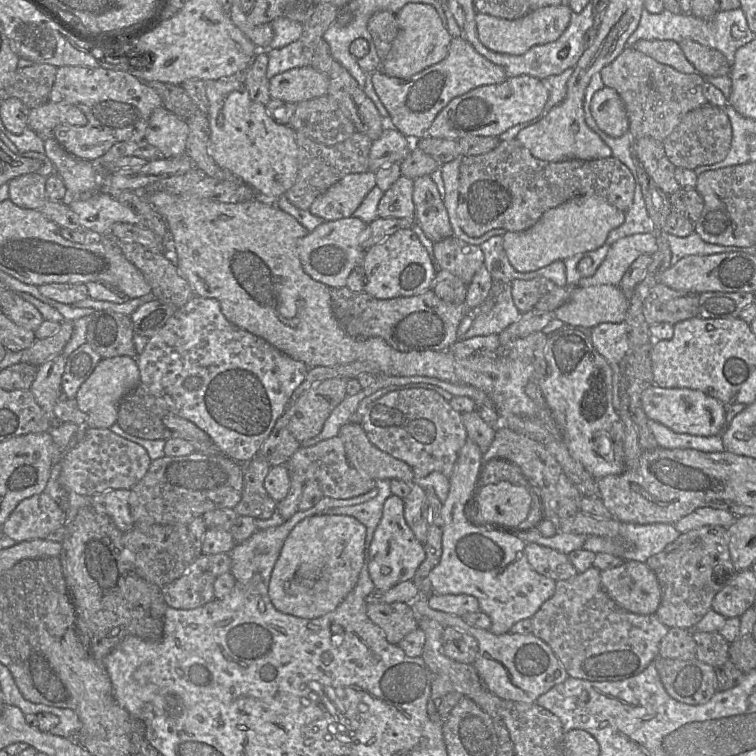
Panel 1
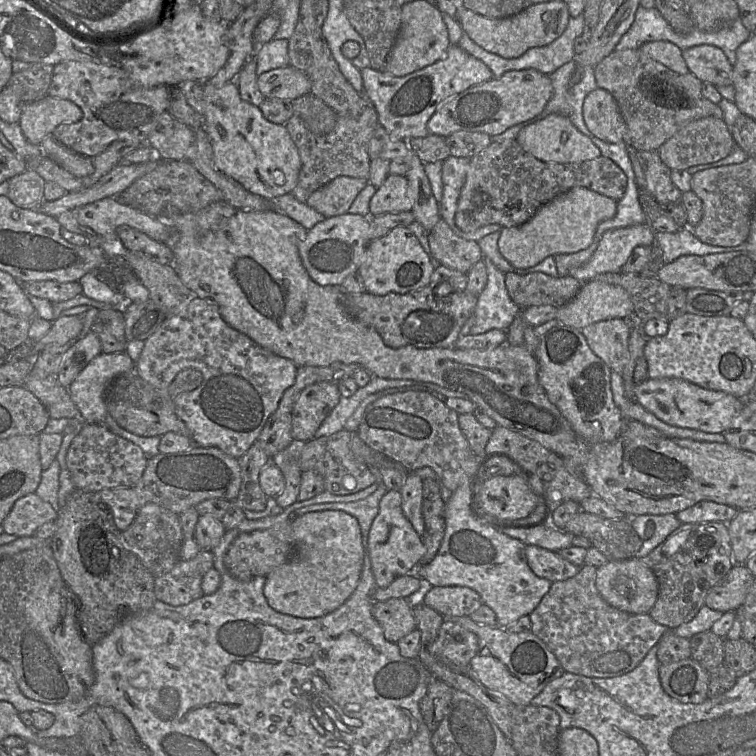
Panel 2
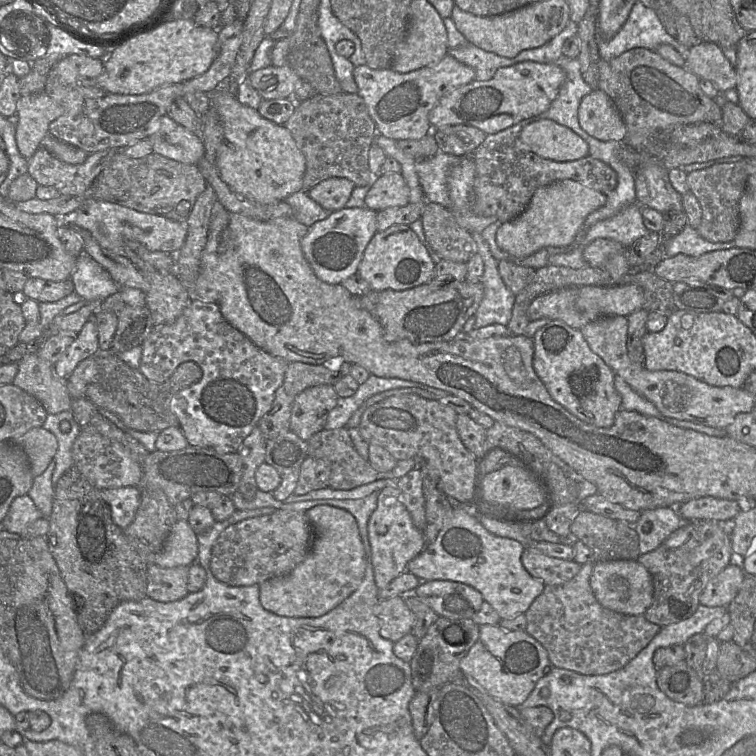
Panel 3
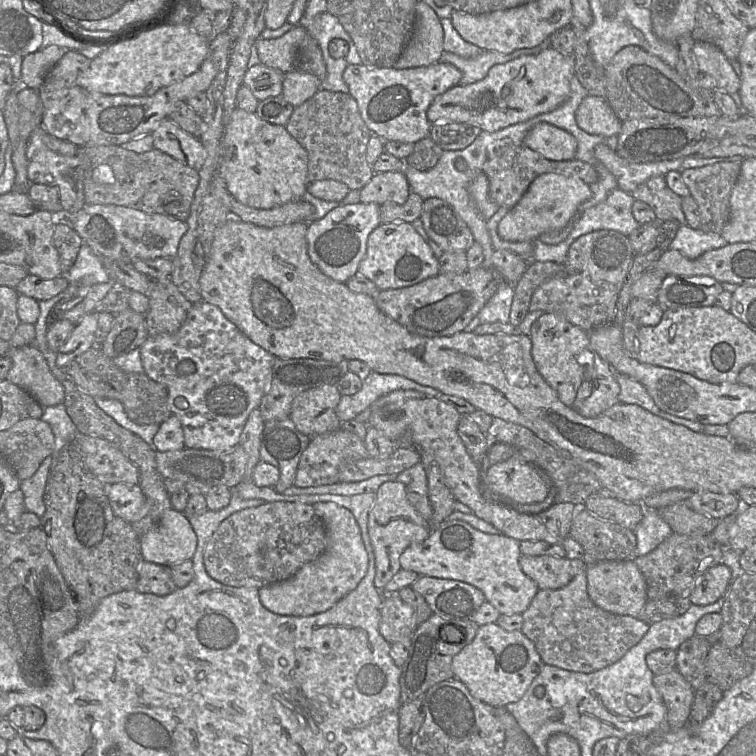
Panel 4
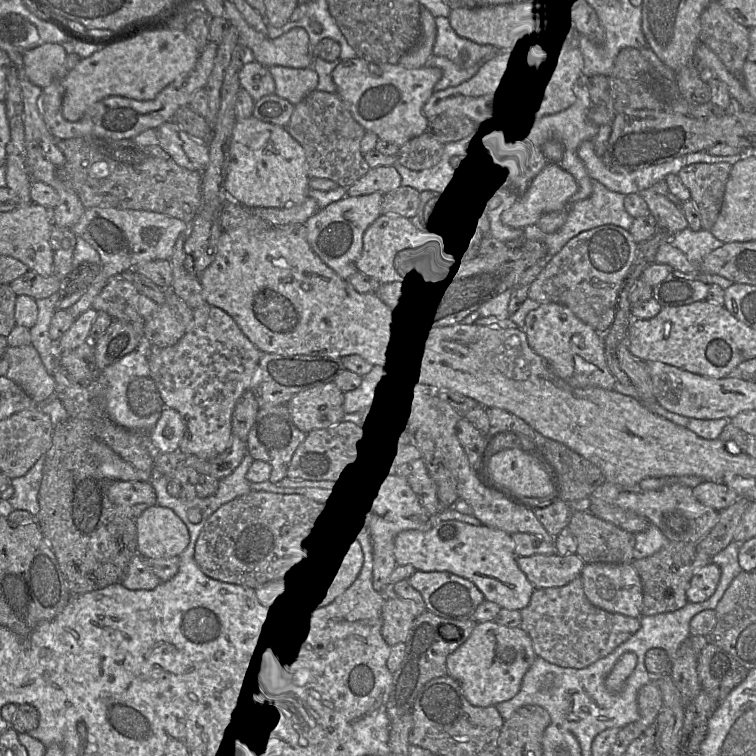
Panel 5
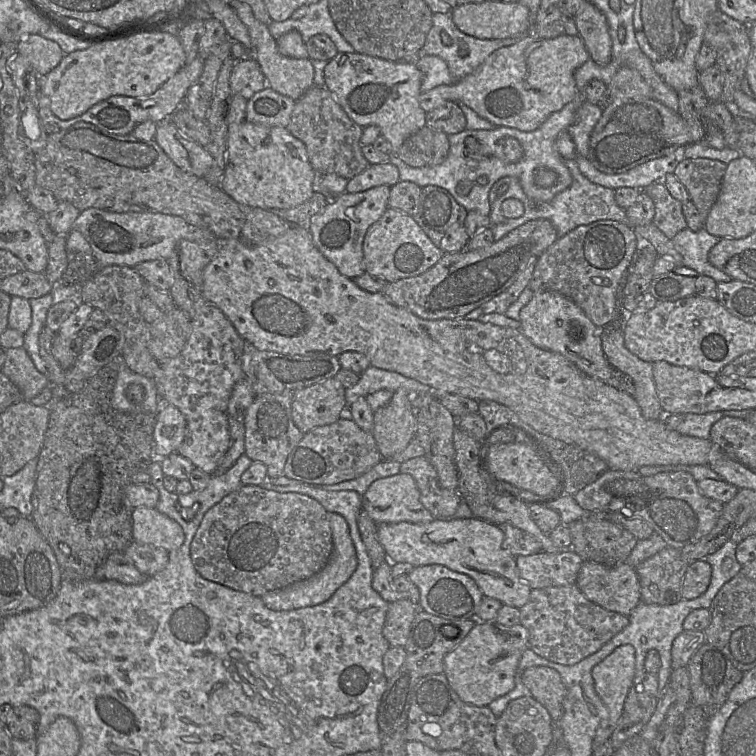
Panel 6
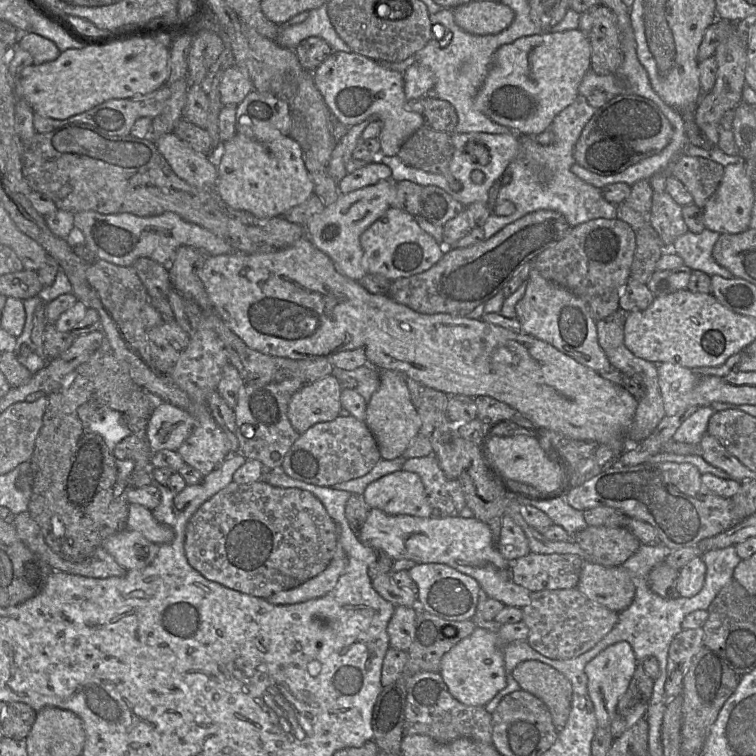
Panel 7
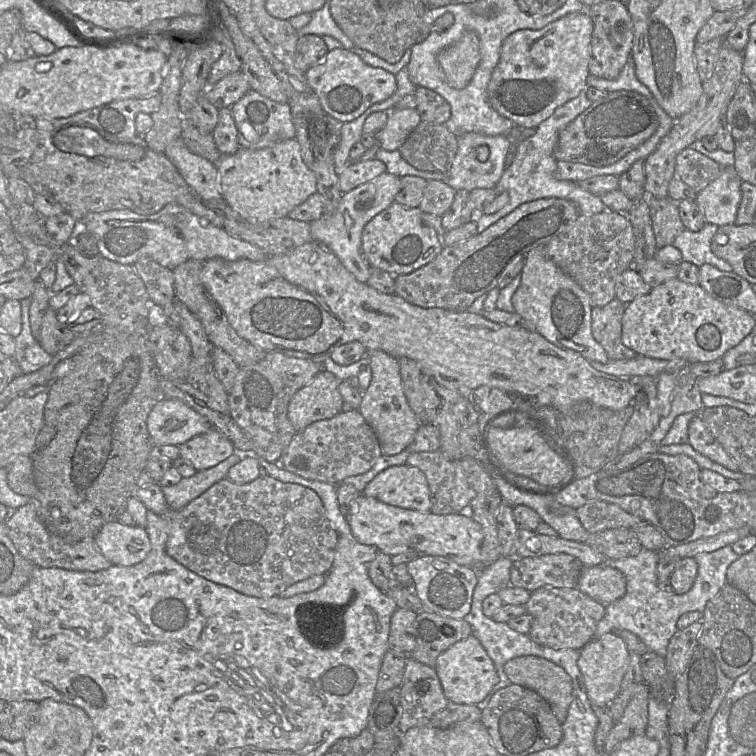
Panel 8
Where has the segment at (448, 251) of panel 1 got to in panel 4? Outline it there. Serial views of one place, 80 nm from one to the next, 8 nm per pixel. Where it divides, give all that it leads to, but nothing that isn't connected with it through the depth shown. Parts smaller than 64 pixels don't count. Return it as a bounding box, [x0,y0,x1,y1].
[423,198,475,252]

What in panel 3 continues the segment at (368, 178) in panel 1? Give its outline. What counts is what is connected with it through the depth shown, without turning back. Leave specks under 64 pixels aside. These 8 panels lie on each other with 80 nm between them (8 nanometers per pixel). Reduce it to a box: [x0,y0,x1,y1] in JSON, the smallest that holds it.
[308,178,356,212]

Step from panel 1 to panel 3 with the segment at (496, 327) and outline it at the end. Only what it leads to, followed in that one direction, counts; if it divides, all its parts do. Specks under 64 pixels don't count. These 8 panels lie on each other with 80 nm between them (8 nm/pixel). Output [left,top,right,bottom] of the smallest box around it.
[461,232,515,334]

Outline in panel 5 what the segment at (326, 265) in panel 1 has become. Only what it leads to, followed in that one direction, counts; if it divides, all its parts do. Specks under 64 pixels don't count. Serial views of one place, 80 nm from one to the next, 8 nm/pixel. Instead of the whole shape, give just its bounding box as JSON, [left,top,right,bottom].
[305,192,384,280]

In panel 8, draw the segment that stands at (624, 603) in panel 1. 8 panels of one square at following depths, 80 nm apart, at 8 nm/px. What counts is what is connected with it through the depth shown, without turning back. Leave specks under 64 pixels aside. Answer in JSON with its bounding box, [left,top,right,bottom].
[577,566,626,606]

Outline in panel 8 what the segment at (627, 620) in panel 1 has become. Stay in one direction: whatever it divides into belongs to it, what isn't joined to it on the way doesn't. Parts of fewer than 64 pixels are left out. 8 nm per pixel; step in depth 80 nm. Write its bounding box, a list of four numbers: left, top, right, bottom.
[525,587,605,650]

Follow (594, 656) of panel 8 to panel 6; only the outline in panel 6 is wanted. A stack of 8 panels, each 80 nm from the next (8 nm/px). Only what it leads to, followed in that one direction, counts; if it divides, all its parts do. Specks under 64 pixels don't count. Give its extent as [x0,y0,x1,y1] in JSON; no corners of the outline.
[592,644,635,748]

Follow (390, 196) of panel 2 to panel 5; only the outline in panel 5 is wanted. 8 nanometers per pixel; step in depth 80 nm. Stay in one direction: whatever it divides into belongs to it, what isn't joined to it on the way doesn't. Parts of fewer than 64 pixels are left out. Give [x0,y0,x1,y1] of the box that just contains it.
[347,166,402,196]

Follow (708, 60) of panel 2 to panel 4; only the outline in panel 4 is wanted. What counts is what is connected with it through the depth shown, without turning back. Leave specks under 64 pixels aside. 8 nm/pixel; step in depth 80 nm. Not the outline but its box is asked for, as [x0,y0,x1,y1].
[692,41,740,94]

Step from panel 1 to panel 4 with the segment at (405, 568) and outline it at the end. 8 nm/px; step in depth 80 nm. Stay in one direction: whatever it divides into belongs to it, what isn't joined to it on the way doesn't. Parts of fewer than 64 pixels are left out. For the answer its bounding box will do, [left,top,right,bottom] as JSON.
[368,481,433,591]

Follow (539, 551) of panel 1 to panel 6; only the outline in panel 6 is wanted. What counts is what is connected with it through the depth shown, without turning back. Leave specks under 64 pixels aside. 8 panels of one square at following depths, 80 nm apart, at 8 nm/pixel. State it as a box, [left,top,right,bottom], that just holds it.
[515,550,584,590]

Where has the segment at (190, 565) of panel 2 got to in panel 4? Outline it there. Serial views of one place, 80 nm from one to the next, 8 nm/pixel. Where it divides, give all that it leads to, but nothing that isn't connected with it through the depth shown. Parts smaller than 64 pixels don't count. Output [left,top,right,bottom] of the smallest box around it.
[137,560,177,596]

